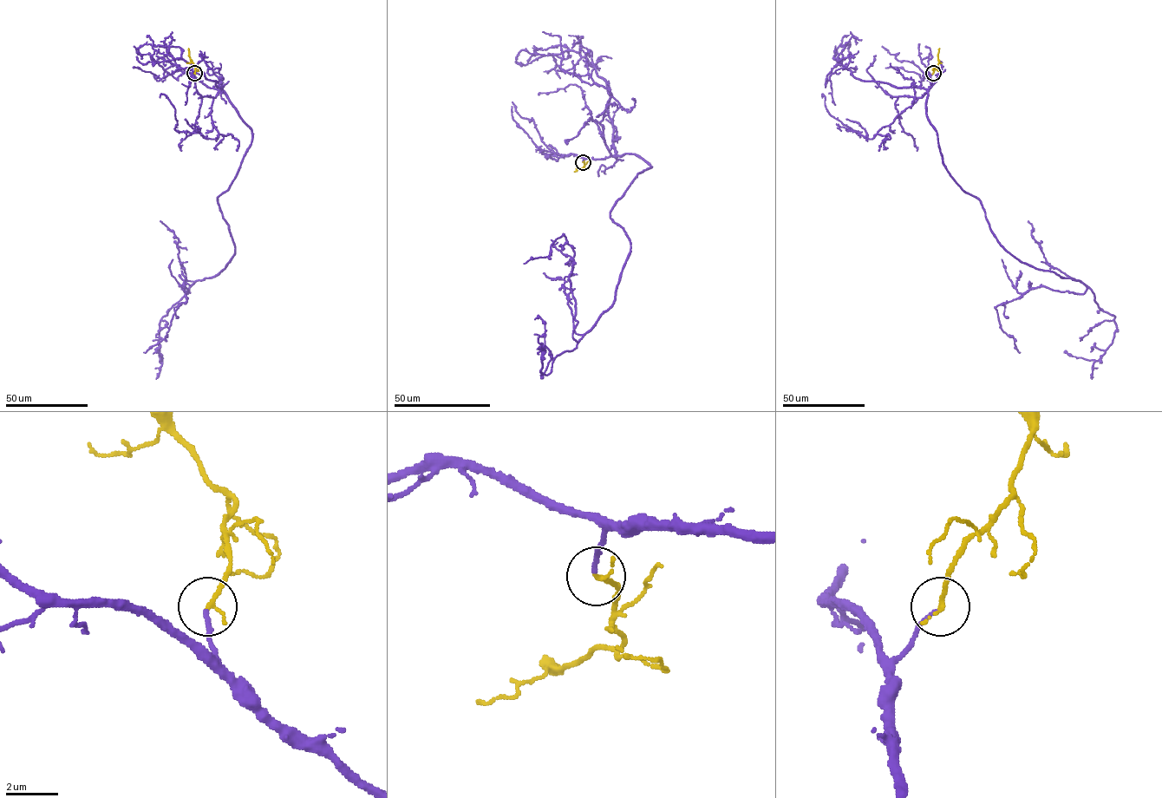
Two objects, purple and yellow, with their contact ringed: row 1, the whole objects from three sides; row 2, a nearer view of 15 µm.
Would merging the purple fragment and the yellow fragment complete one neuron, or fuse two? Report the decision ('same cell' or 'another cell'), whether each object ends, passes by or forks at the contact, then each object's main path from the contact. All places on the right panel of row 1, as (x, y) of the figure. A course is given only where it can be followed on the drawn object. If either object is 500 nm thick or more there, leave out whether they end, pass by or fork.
same cell; purple ends there; yellow passes by; purple runs (933, 73), (926, 114), (949, 175), (980, 200), (1010, 254), (1086, 286), (1037, 286), (998, 305), (1020, 352); yellow runs (933, 73), (937, 67), (939, 49)

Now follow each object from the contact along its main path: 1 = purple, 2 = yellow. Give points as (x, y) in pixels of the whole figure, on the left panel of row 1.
1: (194, 73), (251, 129), (218, 198), (235, 254), (184, 286), (166, 336), (143, 352)
2: (194, 73), (196, 67), (190, 58), (188, 49)

